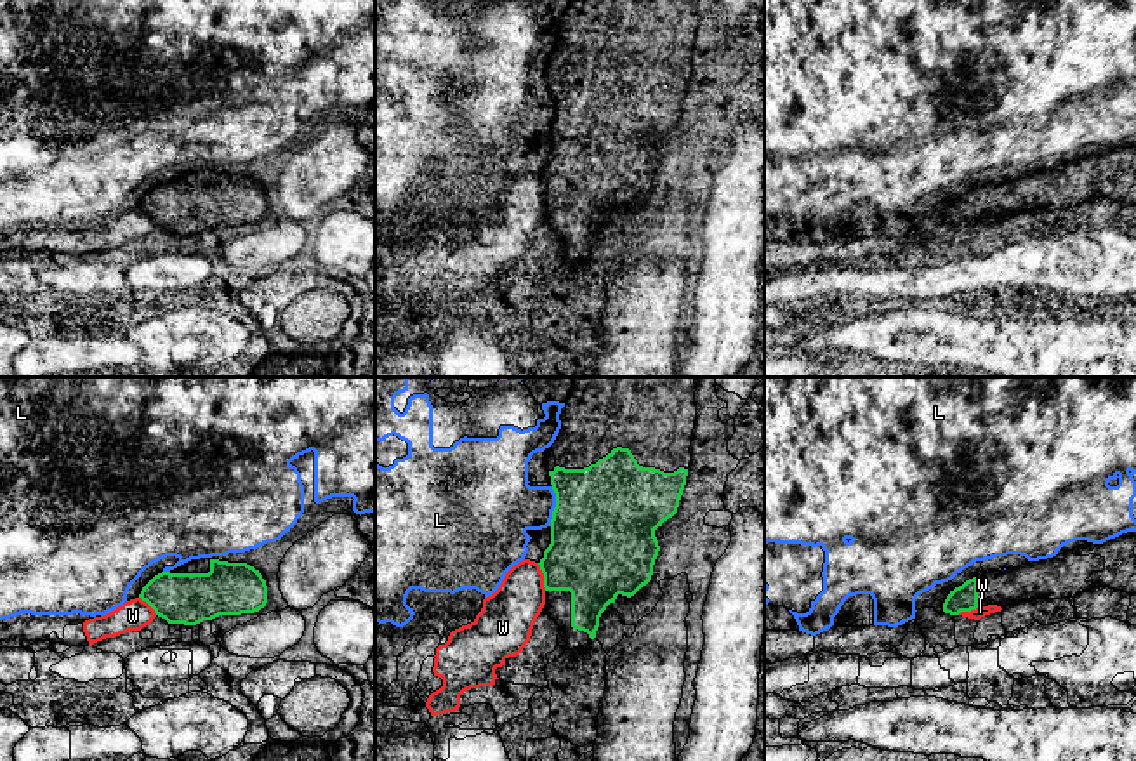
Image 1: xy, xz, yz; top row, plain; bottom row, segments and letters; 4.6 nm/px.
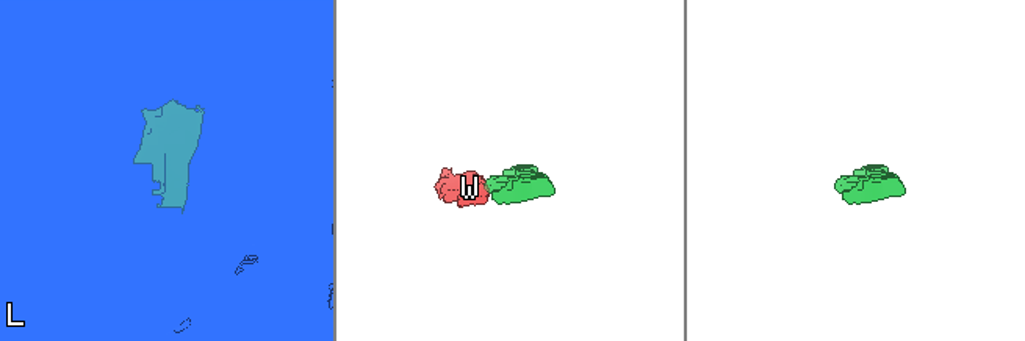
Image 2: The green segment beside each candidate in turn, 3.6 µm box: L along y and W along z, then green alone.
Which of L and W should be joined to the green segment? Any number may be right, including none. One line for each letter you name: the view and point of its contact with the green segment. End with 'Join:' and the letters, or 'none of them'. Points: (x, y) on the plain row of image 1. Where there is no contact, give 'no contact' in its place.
Join: none of them

